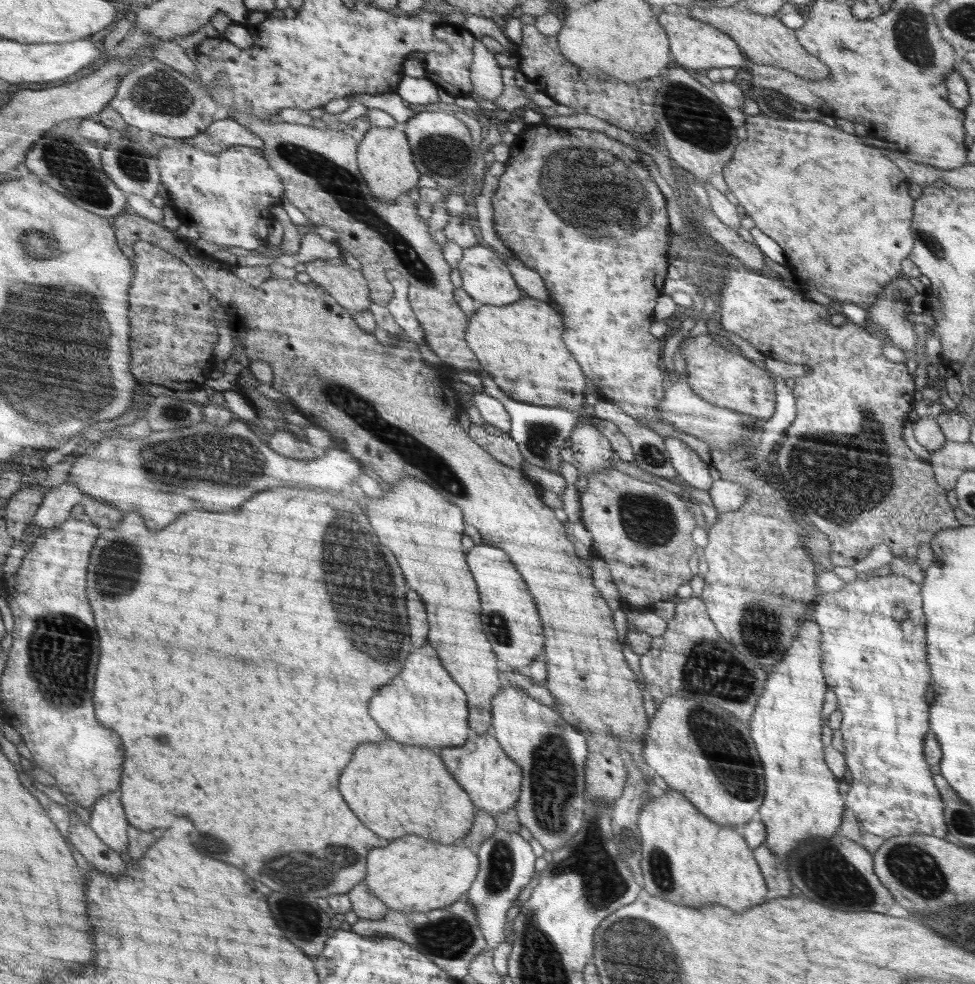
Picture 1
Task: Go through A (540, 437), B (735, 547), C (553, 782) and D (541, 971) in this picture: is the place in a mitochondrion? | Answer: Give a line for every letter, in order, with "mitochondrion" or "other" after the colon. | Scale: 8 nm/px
A: mitochondrion
B: other
C: mitochondrion
D: mitochondrion

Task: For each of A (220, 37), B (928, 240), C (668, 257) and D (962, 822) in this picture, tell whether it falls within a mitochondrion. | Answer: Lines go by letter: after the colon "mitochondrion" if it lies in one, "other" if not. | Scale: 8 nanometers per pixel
A: other
B: mitochondrion
C: other
D: mitochondrion

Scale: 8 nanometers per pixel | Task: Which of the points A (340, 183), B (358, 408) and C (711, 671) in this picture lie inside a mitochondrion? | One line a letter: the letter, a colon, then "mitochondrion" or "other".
A: mitochondrion
B: mitochondrion
C: mitochondrion

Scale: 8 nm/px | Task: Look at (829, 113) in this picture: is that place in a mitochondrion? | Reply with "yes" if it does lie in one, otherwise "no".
no

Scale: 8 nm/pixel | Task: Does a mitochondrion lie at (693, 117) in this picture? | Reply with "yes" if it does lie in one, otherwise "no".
yes

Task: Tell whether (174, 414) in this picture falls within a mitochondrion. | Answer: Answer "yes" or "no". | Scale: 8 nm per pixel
yes

